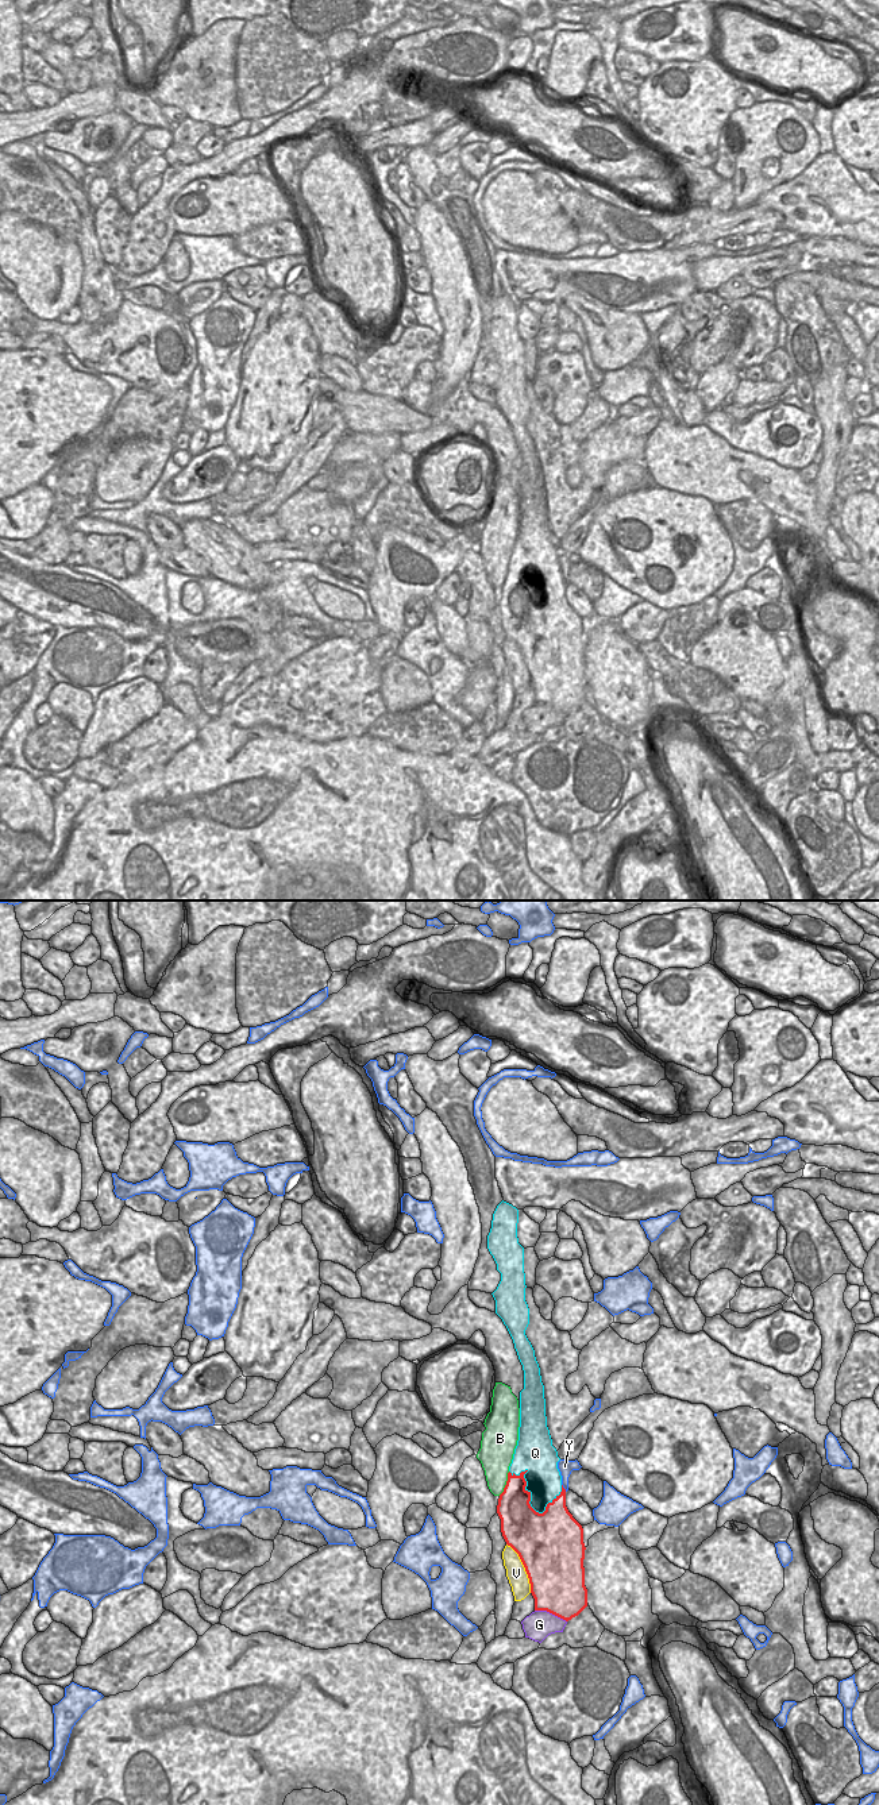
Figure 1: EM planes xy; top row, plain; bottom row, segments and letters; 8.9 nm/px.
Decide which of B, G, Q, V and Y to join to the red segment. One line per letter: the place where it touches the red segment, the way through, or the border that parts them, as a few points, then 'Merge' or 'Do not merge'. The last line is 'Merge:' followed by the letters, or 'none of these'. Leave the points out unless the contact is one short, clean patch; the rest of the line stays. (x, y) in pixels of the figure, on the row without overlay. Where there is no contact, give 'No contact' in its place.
B: Touches red at xy (507, 577). Do not merge
G: Touches red at xy (551, 705). Do not merge
Q: Touches red at xy (529, 591). Merge
V: Touches red at xy (524, 659). Do not merge
Y: Touches red at xy (563, 581). Do not merge
Merge: Q

